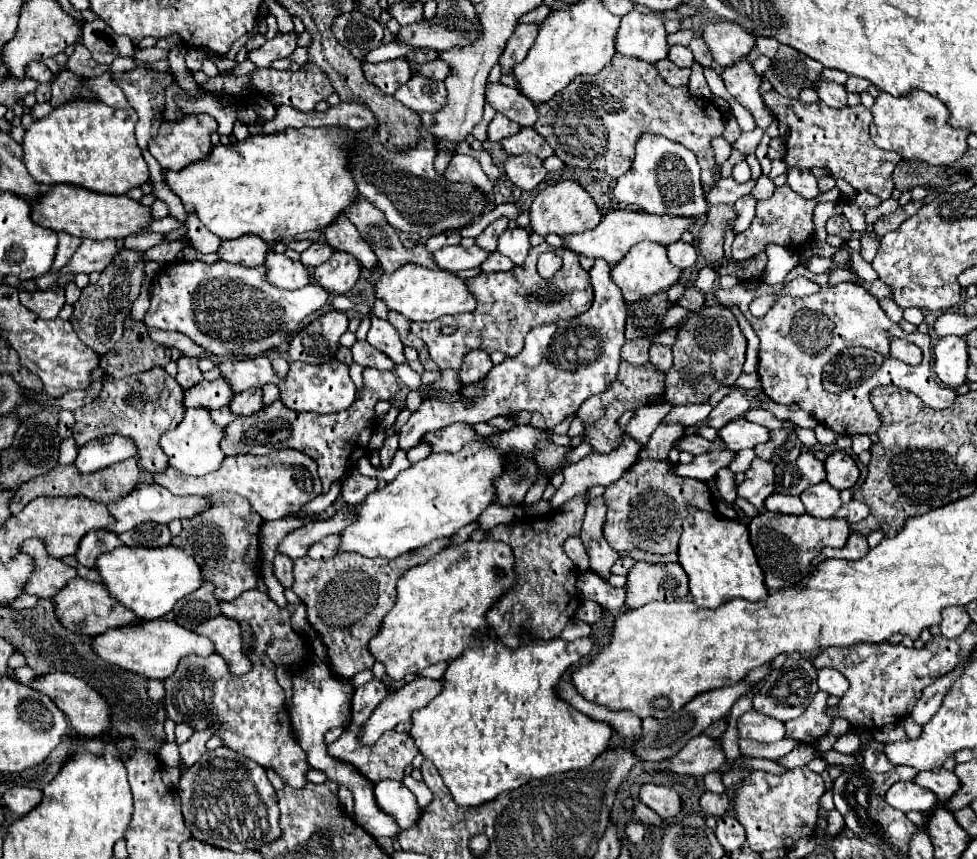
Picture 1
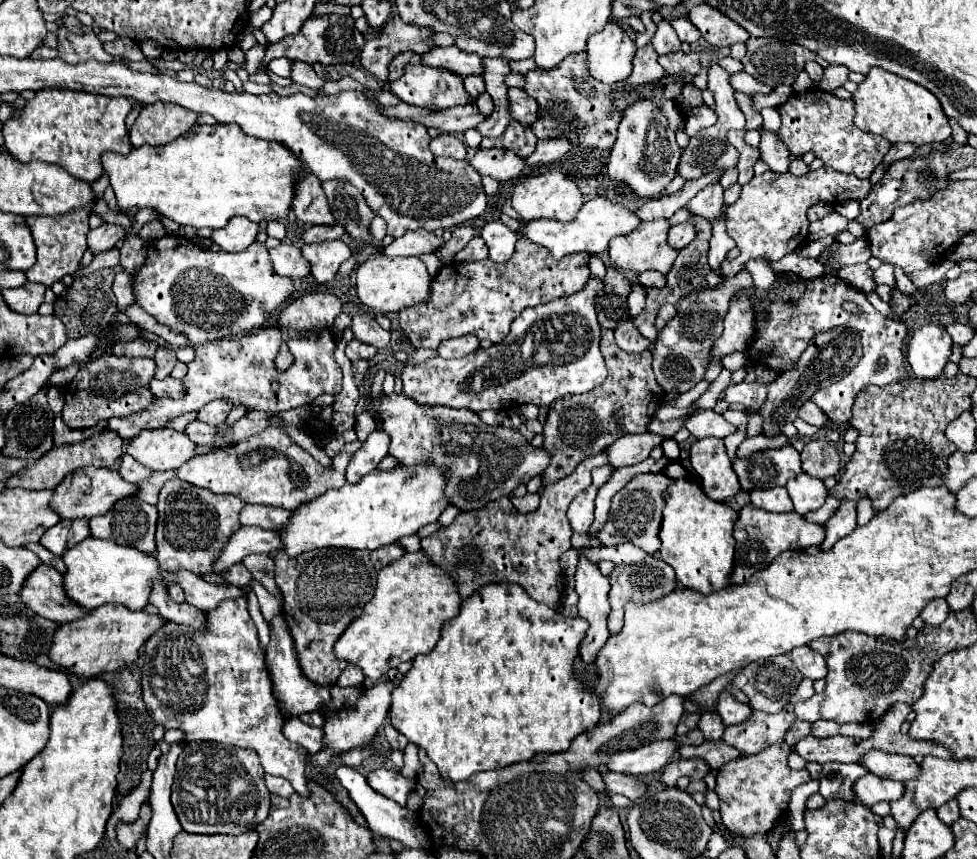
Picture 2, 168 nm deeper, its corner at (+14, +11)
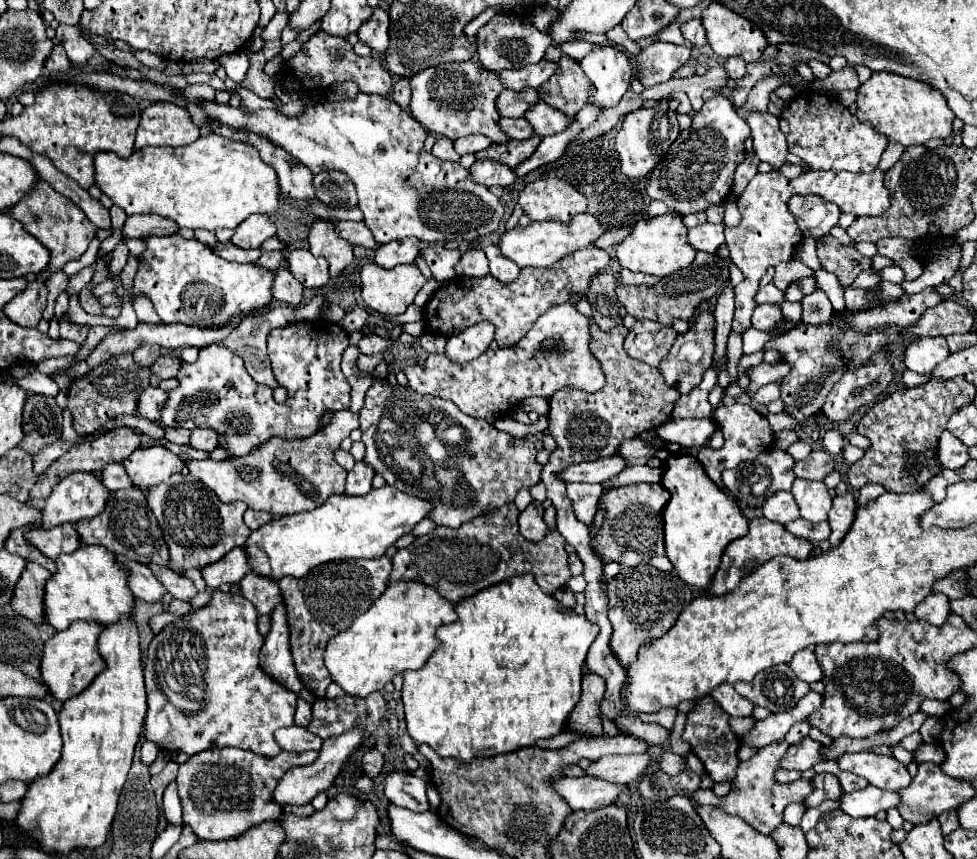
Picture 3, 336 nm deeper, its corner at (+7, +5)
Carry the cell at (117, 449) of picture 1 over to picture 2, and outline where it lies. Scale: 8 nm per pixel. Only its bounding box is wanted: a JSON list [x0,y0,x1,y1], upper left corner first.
[108,327,342,439]

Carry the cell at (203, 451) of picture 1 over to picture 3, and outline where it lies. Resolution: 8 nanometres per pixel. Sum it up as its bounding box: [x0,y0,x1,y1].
[125,445,185,487]

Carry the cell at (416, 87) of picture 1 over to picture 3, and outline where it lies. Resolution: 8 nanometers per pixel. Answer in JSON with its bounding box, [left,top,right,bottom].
[411,61,509,143]

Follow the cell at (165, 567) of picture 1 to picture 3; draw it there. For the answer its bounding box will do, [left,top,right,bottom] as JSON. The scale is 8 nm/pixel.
[45,545,135,631]

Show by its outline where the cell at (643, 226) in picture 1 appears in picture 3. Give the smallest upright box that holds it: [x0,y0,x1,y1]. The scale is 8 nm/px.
[499,213,607,267]

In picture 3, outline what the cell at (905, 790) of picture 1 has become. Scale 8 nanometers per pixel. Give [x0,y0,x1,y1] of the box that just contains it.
[841,785,901,817]

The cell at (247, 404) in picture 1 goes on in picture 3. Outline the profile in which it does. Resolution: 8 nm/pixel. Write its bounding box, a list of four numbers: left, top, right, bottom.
[191,429,219,451]

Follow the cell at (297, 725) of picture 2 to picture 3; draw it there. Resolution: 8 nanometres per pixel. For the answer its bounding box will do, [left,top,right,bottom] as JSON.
[275,725,323,751]

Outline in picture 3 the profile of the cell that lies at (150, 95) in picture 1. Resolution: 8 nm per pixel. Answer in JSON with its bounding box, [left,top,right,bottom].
[57,25,97,65]

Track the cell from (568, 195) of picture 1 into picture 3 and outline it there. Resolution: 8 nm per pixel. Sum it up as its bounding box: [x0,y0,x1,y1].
[519,179,587,223]

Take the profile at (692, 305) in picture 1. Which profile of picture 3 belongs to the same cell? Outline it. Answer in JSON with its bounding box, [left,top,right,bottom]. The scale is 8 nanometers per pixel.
[621,269,659,285]

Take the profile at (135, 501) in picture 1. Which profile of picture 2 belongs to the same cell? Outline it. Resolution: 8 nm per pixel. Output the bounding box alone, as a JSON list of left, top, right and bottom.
[52,467,136,519]

